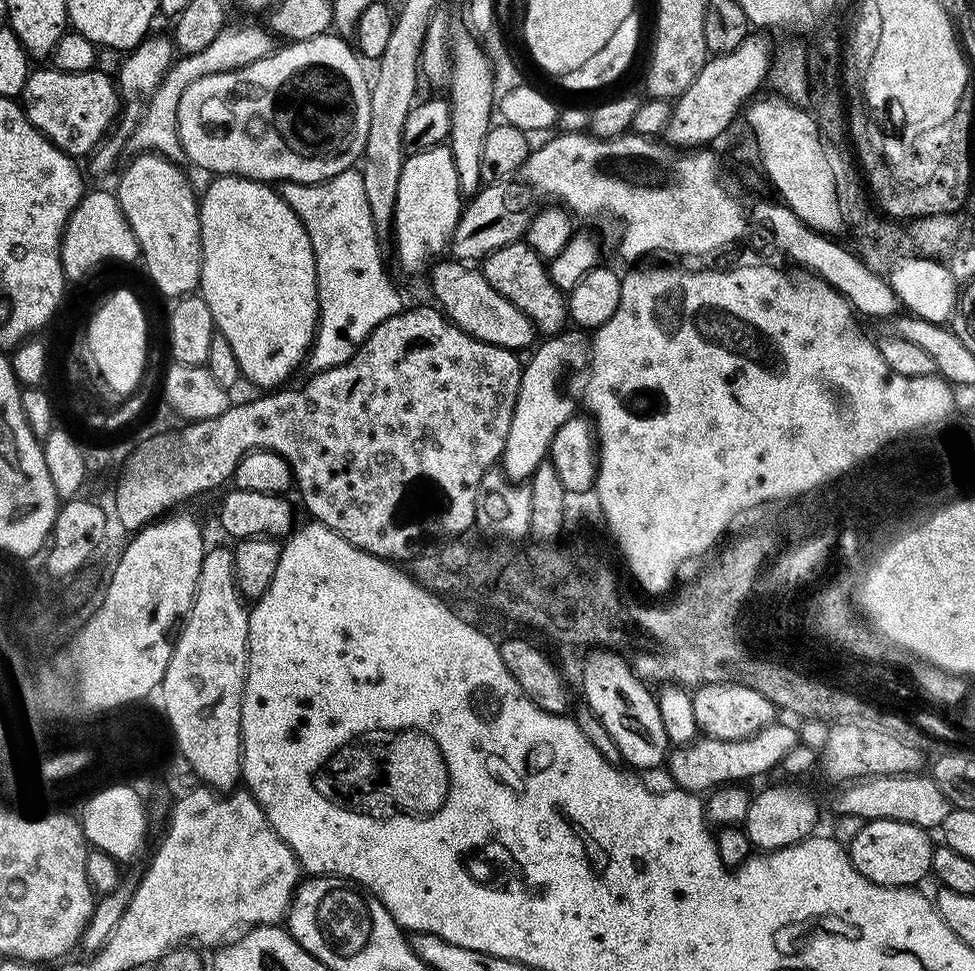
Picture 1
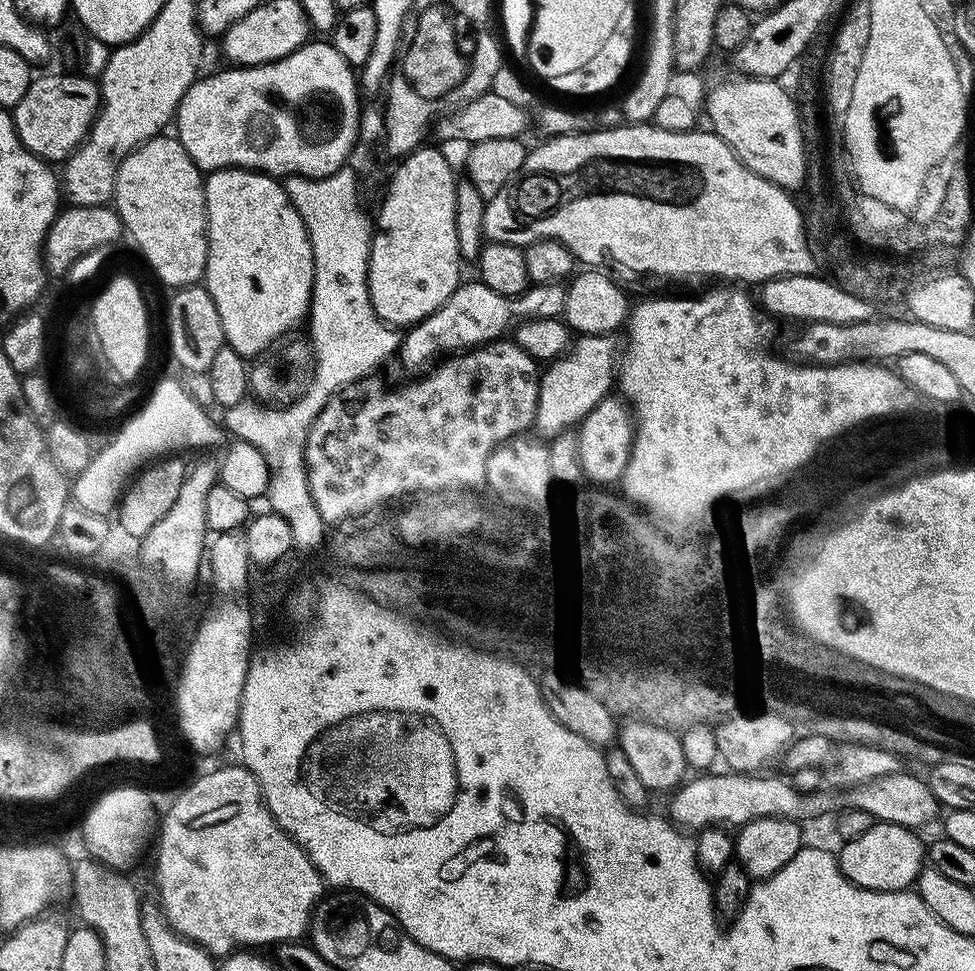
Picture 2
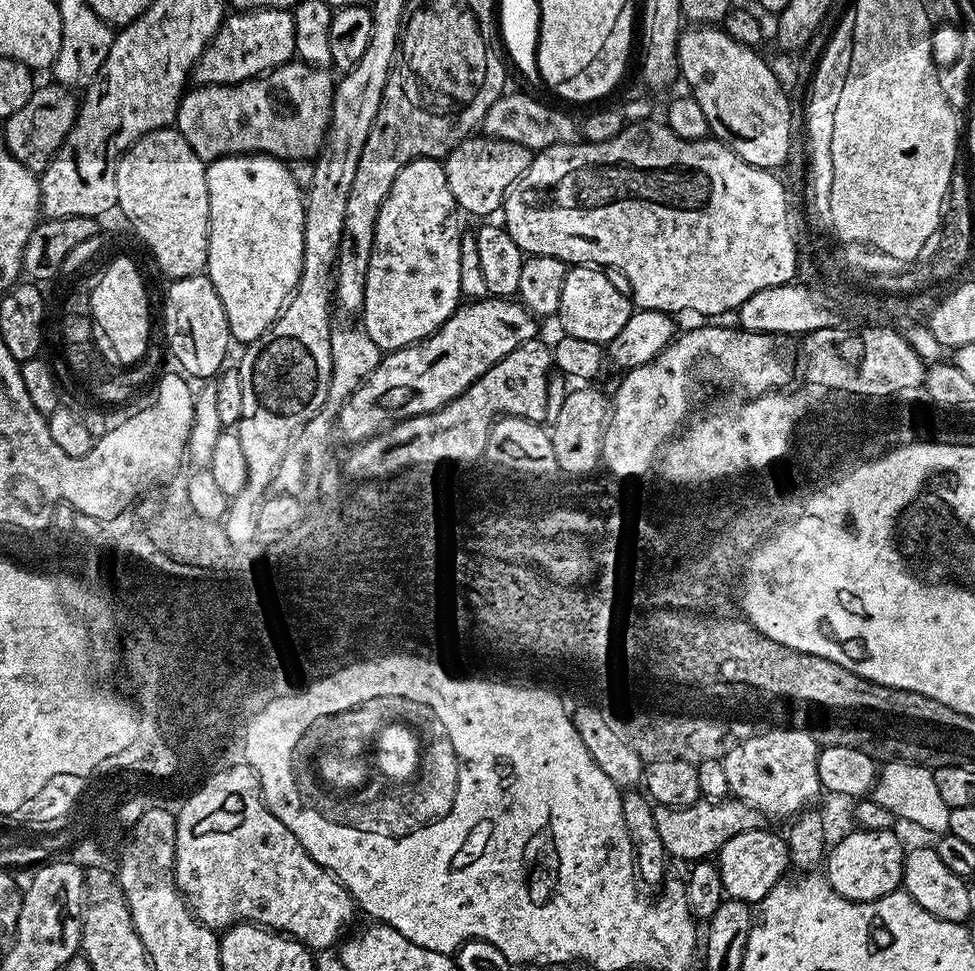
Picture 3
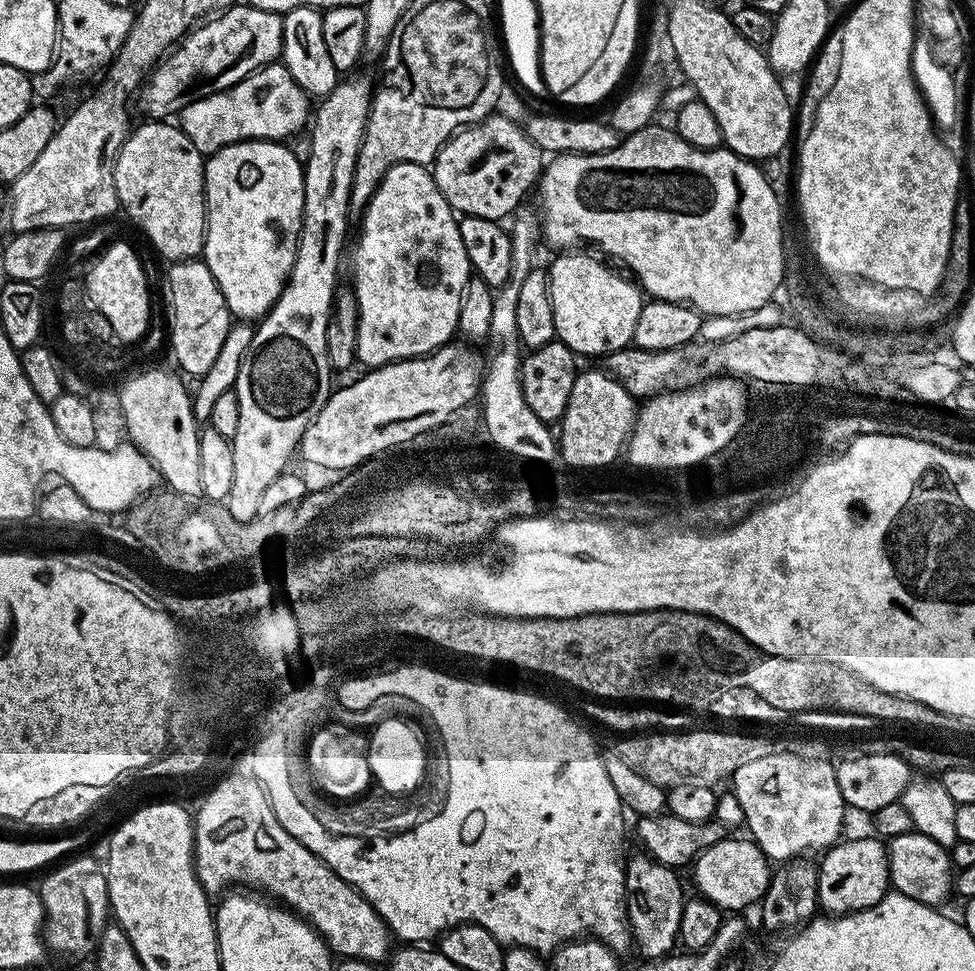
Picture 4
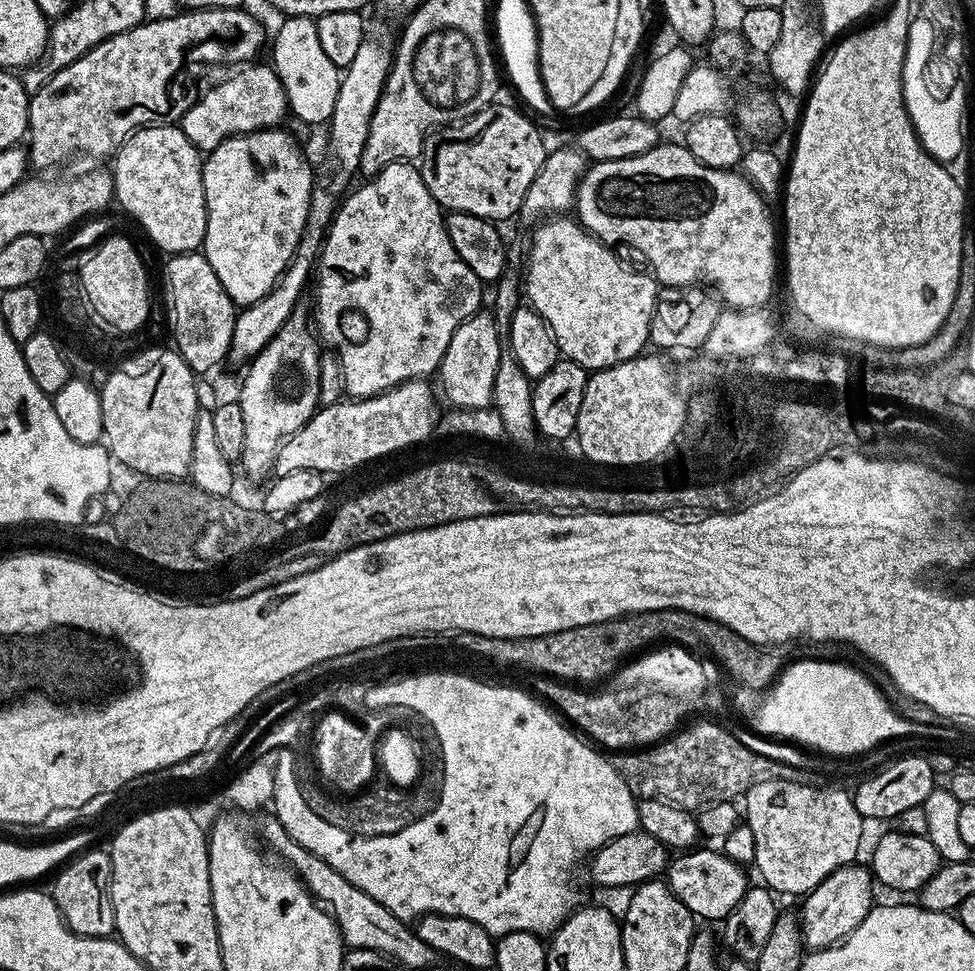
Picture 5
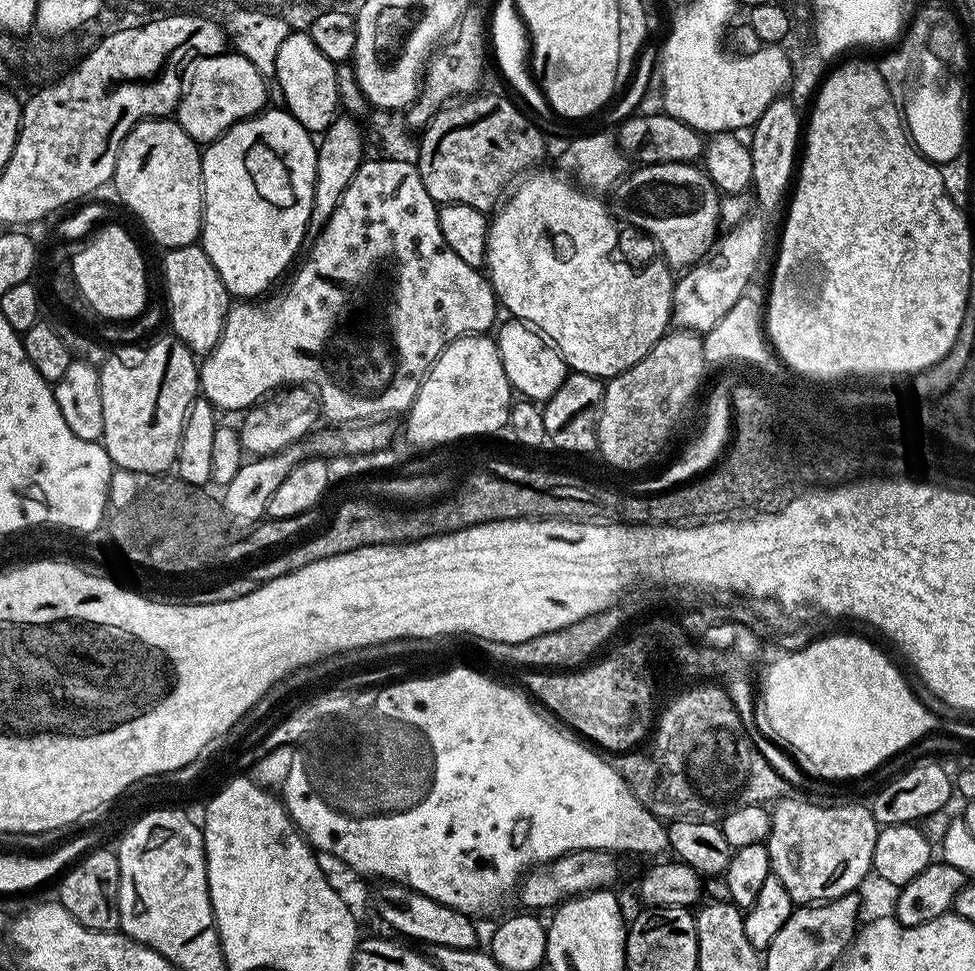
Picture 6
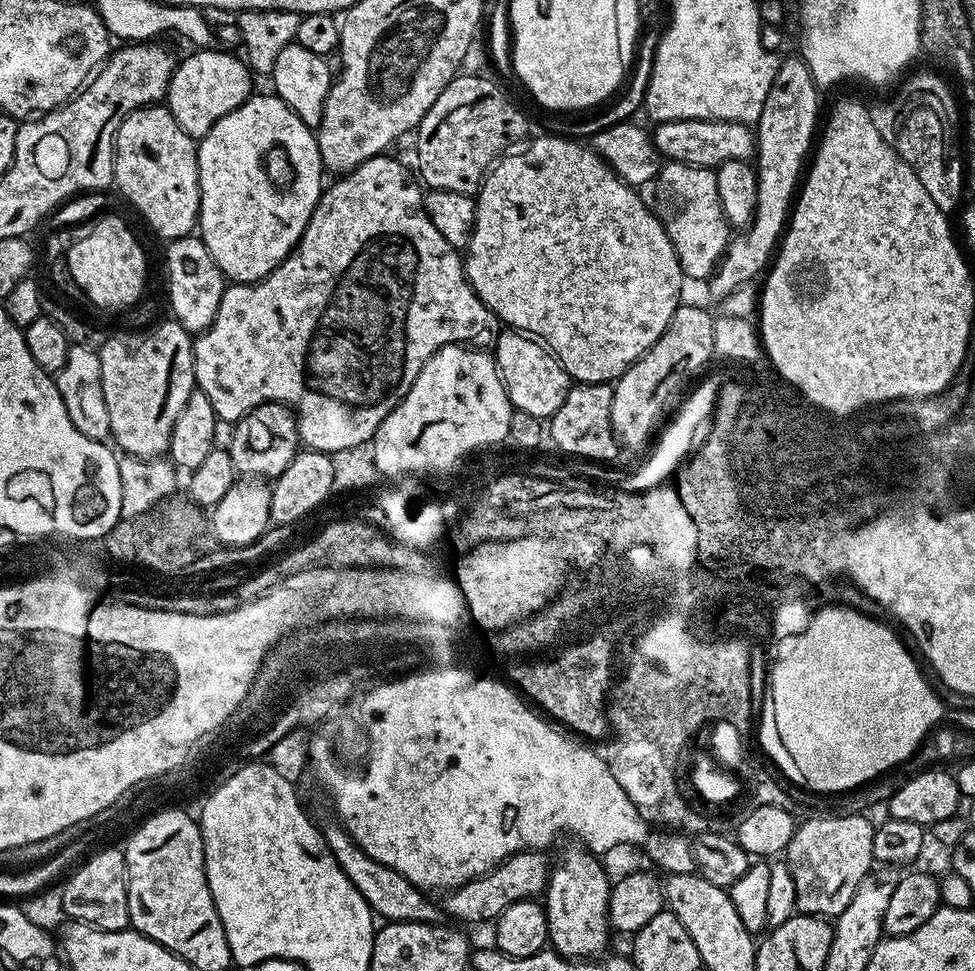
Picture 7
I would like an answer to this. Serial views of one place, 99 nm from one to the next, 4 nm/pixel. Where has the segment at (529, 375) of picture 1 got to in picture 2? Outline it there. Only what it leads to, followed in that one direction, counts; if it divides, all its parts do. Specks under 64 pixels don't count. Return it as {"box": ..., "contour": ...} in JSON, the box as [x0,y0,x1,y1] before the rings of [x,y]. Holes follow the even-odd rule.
{"box":[535,334,618,438],"contour":[[[612,334],[603,336],[581,335],[569,347],[568,351],[557,360],[551,361],[540,373],[540,389],[538,390],[538,410],[536,411],[535,431],[540,431],[544,438],[558,436],[567,432],[598,406],[598,402],[605,400],[613,391],[614,381],[618,376],[618,352],[616,356],[616,339]]]}

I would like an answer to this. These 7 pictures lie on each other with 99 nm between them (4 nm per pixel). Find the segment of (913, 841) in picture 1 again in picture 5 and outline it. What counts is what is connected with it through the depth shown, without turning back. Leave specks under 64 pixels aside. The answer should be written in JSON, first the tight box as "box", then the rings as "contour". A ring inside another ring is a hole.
{"box":[799,862,874,950],"contour":[[[853,862],[834,870],[834,874],[830,874],[813,892],[803,897],[804,916],[802,914],[799,921],[803,943],[812,950],[839,944],[860,925],[862,918],[866,918],[866,914],[874,906],[872,888],[874,889],[874,877],[865,865],[864,868],[860,865],[860,862]]]}

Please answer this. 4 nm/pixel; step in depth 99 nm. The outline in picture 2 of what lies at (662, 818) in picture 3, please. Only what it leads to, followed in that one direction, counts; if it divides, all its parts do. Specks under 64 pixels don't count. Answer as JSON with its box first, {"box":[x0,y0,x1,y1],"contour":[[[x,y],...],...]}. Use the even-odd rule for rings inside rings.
{"box":[667,771,826,830],"contour":[[[724,771],[717,776],[708,776],[712,774],[696,774],[691,778],[685,779],[680,787],[671,793],[672,801],[668,804],[667,815],[673,824],[684,830],[701,830],[703,828],[718,828],[721,826],[743,826],[757,818],[766,818],[775,816],[778,820],[803,821],[805,817],[820,815],[826,810],[826,804],[820,794],[808,795],[800,793],[792,788],[787,779],[779,780],[776,776],[764,776],[768,774],[745,774],[742,772]]]}

